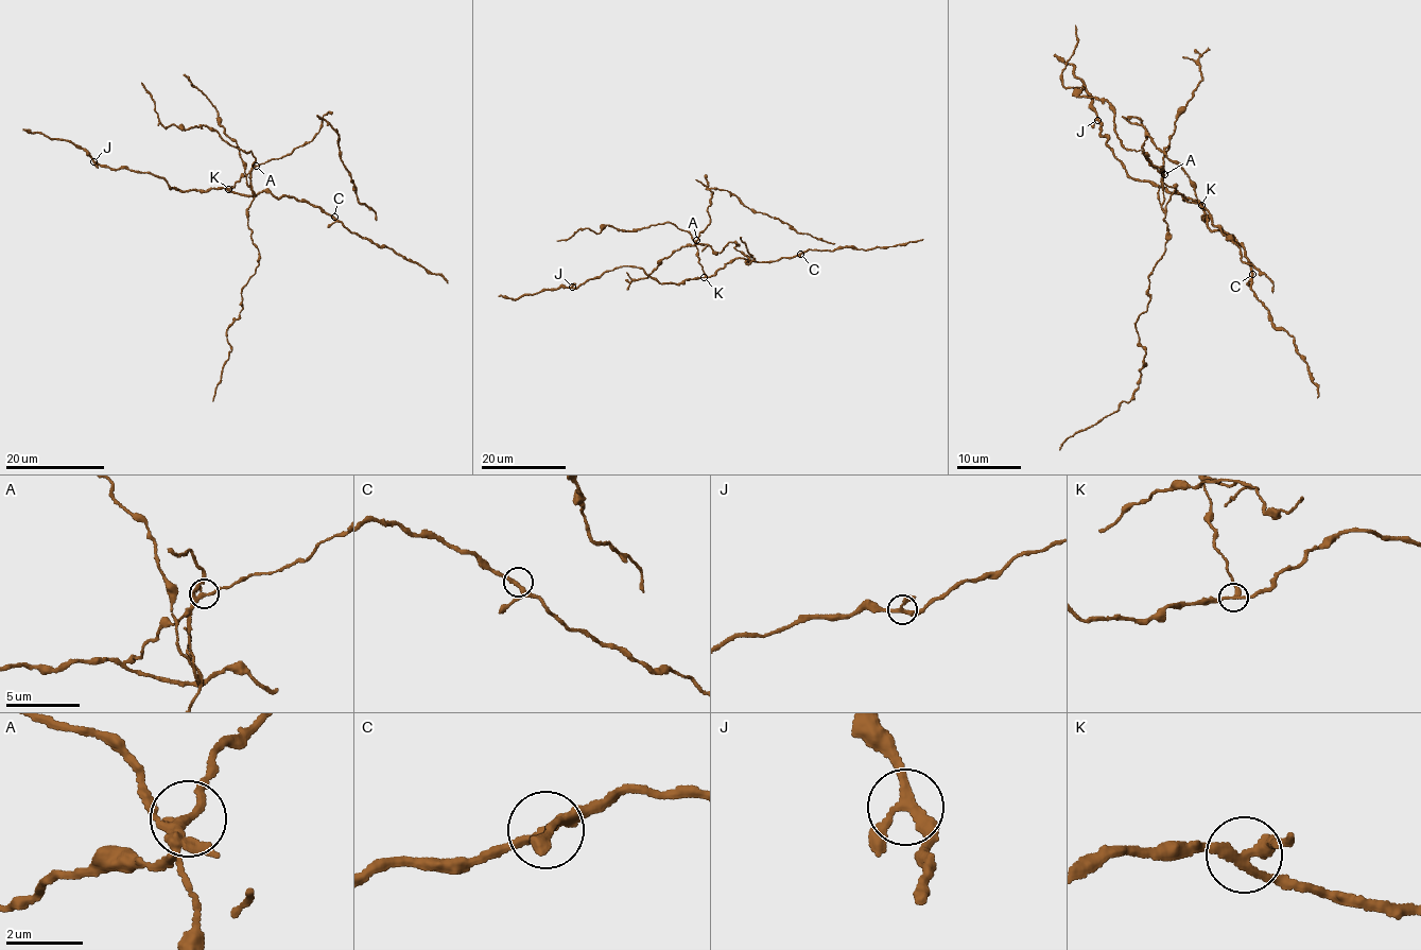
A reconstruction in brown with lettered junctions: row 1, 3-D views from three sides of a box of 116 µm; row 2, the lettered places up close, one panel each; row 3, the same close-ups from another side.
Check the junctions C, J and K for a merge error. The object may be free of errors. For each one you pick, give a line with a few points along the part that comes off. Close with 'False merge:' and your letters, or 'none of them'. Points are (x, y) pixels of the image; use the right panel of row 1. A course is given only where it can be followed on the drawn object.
K: (1201, 205), (1162, 180), (1163, 170), (1142, 150), (1145, 130), (1185, 173), (1211, 223), (1274, 292)
False merge: K

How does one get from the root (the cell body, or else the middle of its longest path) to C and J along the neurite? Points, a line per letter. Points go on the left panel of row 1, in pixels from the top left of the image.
C: (236, 184), (231, 191), (247, 195), (269, 191), (277, 197), (306, 200), (334, 217)
J: (236, 184), (228, 188), (203, 191), (171, 190), (162, 177), (126, 169), (111, 170), (93, 161)

